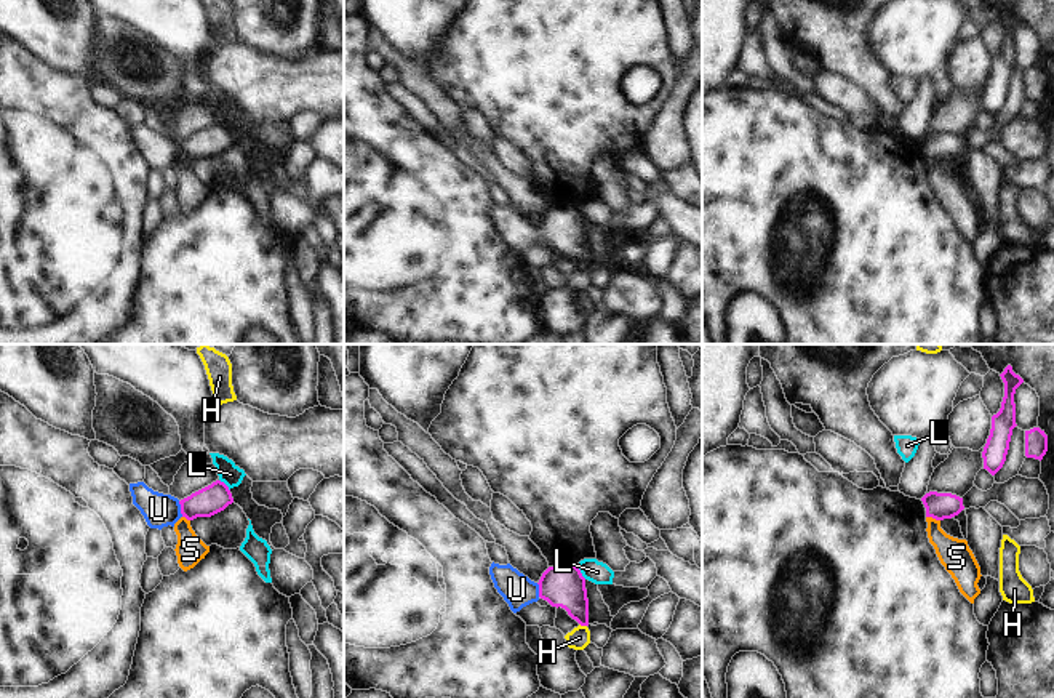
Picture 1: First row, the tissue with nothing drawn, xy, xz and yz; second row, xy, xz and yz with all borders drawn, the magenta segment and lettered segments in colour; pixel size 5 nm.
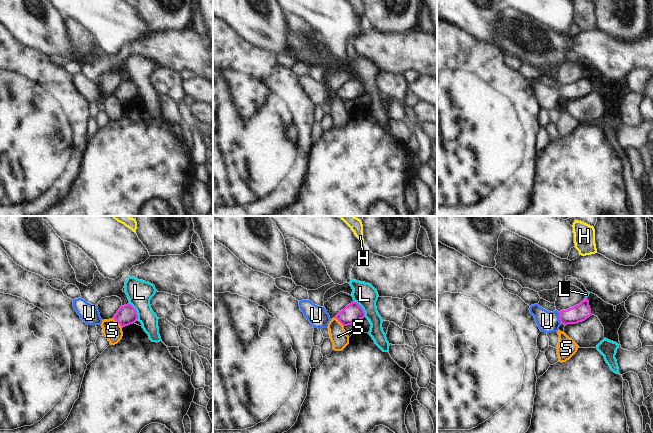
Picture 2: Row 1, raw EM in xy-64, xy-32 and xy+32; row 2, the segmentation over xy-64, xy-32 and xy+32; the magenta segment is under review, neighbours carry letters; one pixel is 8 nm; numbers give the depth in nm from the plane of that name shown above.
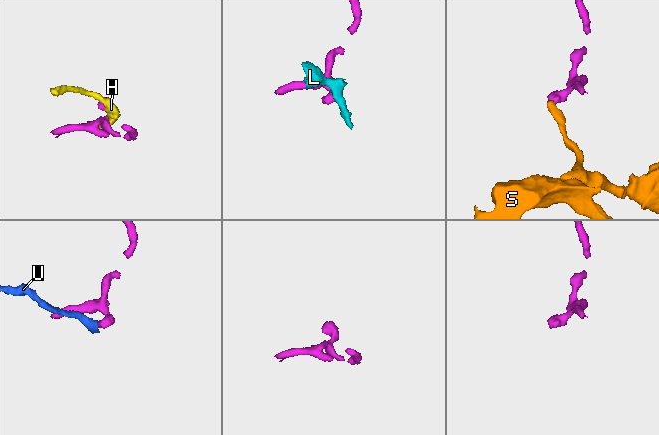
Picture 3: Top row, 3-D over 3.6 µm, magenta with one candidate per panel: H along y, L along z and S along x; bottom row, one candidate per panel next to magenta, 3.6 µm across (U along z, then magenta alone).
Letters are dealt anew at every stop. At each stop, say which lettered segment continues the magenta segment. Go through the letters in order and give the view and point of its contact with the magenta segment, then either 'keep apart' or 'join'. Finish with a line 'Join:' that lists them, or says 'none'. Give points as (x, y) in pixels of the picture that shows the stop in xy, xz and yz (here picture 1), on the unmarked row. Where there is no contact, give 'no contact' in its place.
H: contact xz (582, 266); keep apart
L: contact xz (579, 213); keep apart
S: contact yz (933, 159); keep apart
U: contact xy (181, 151); join
Join: U

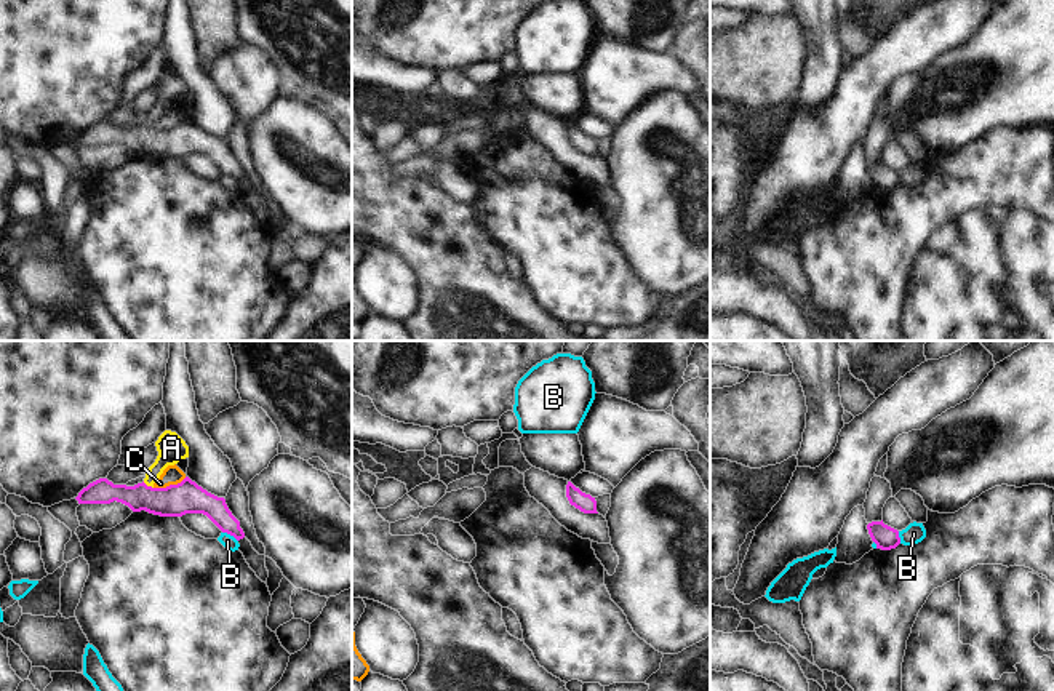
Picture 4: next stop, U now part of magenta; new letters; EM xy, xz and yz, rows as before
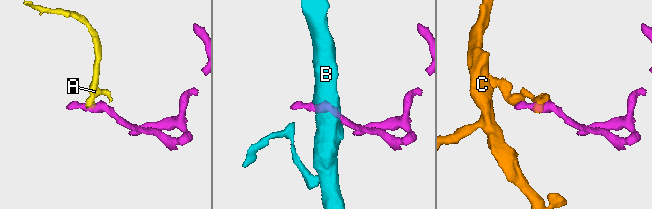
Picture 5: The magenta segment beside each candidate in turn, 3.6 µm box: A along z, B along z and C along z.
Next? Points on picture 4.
A: contact xy (146, 127); keep apart
B: contact xy (231, 176); keep apart
C: contact xy (170, 127); keep apart
Join: none

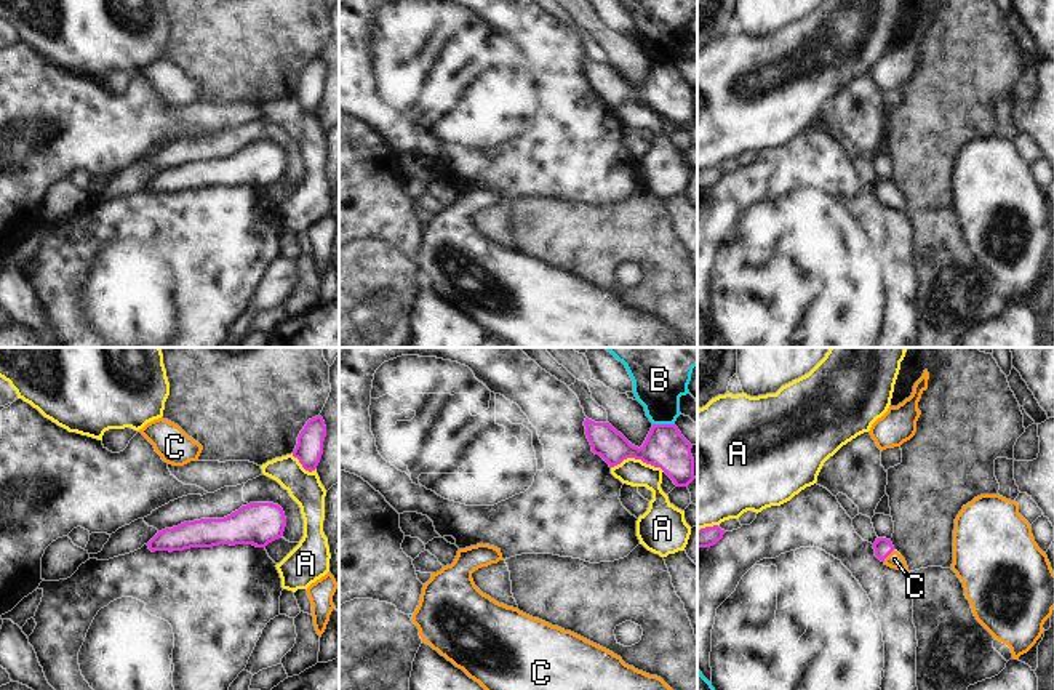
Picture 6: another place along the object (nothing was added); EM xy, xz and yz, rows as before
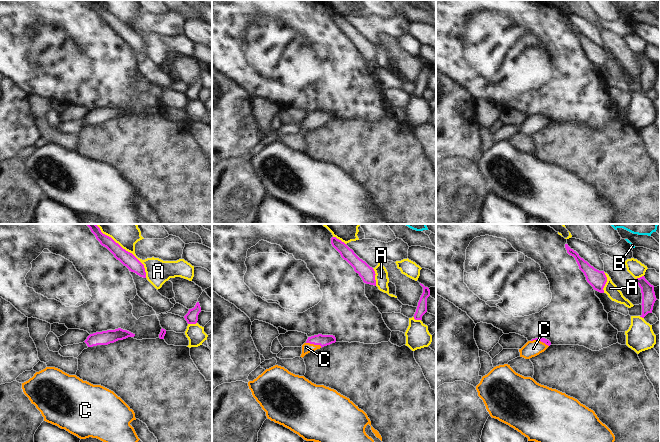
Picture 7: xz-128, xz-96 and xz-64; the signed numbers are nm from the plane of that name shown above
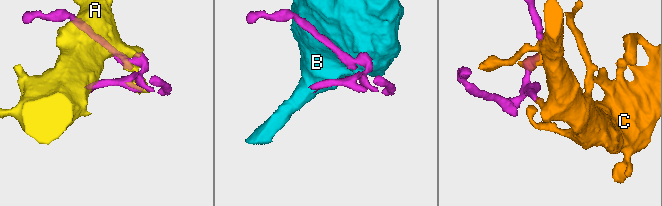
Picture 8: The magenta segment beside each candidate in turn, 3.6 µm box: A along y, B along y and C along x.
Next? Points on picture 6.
A: contact xz (638, 100); keep apart
B: contact xz (664, 66); keep apart
C: contact yz (888, 196); join
Join: C

